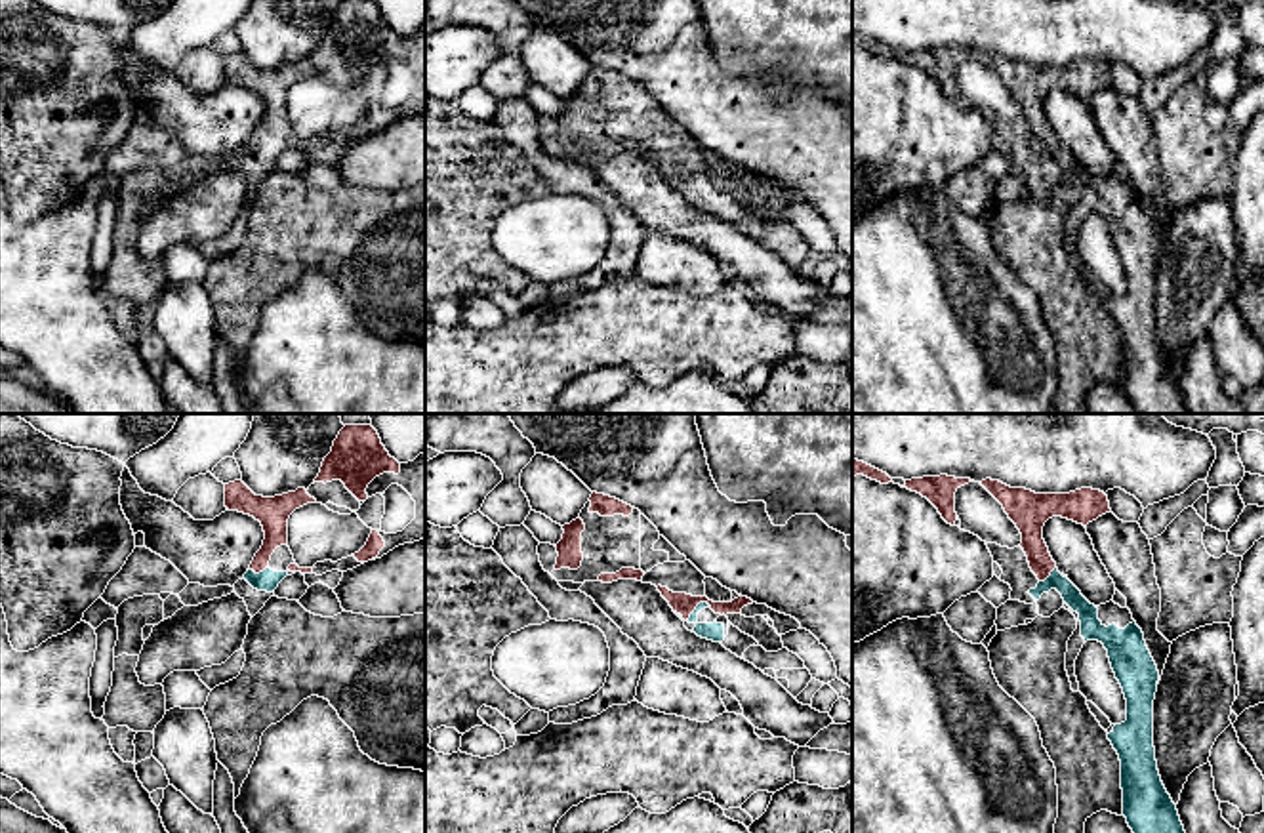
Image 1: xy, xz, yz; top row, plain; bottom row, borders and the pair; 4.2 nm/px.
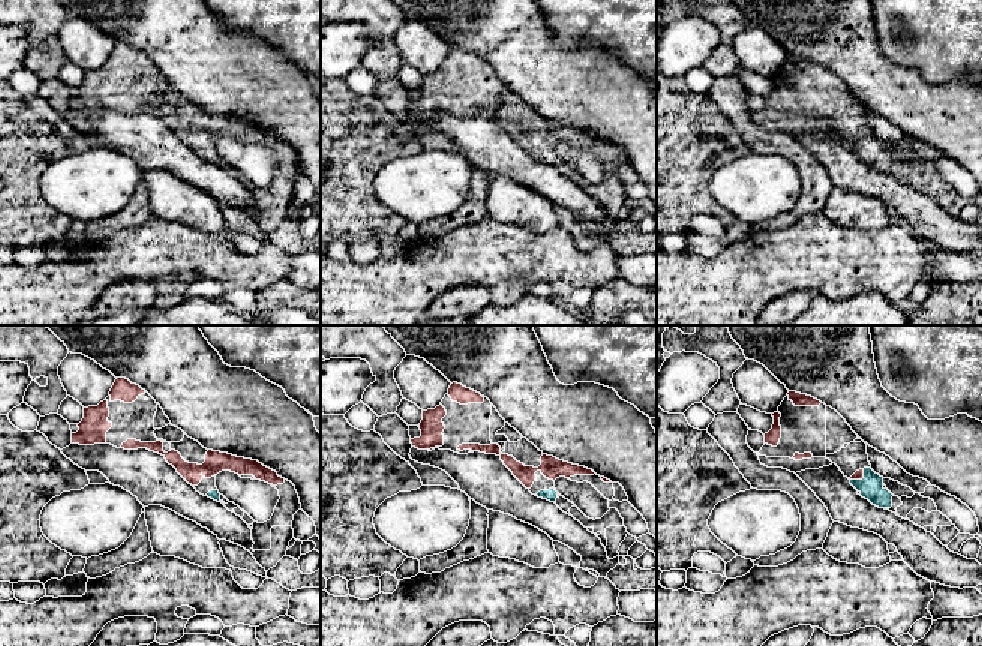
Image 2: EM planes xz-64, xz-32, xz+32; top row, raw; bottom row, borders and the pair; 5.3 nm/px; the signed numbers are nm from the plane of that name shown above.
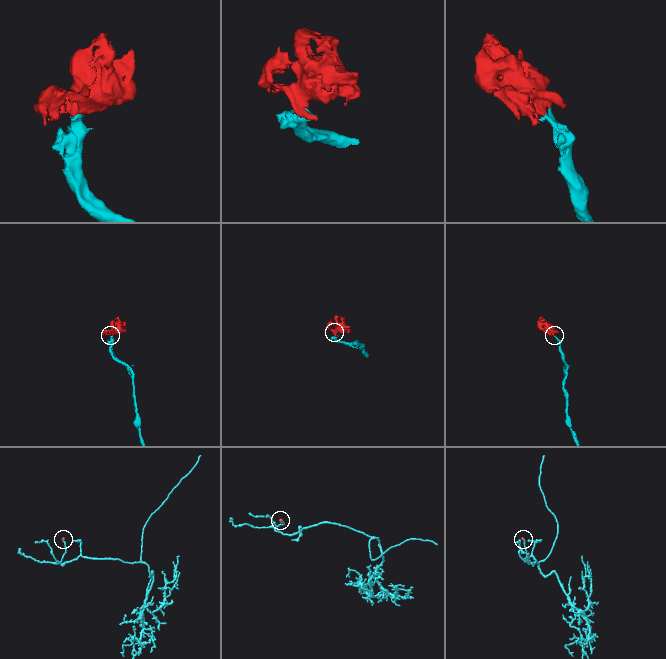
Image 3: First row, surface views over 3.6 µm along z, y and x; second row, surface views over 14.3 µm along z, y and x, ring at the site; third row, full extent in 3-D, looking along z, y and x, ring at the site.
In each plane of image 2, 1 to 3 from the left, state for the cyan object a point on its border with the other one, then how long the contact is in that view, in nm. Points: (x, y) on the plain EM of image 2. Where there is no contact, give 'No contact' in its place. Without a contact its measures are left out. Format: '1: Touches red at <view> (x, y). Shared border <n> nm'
1: No contact
2: No contact
3: Touches red at xz+32 (859, 143). Shared border 100 nm

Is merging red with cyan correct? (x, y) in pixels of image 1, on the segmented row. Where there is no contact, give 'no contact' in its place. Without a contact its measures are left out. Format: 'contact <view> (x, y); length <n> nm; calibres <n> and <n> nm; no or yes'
contact xz (696, 605); length 130 nm; calibres 90 and 80 nm; yes

